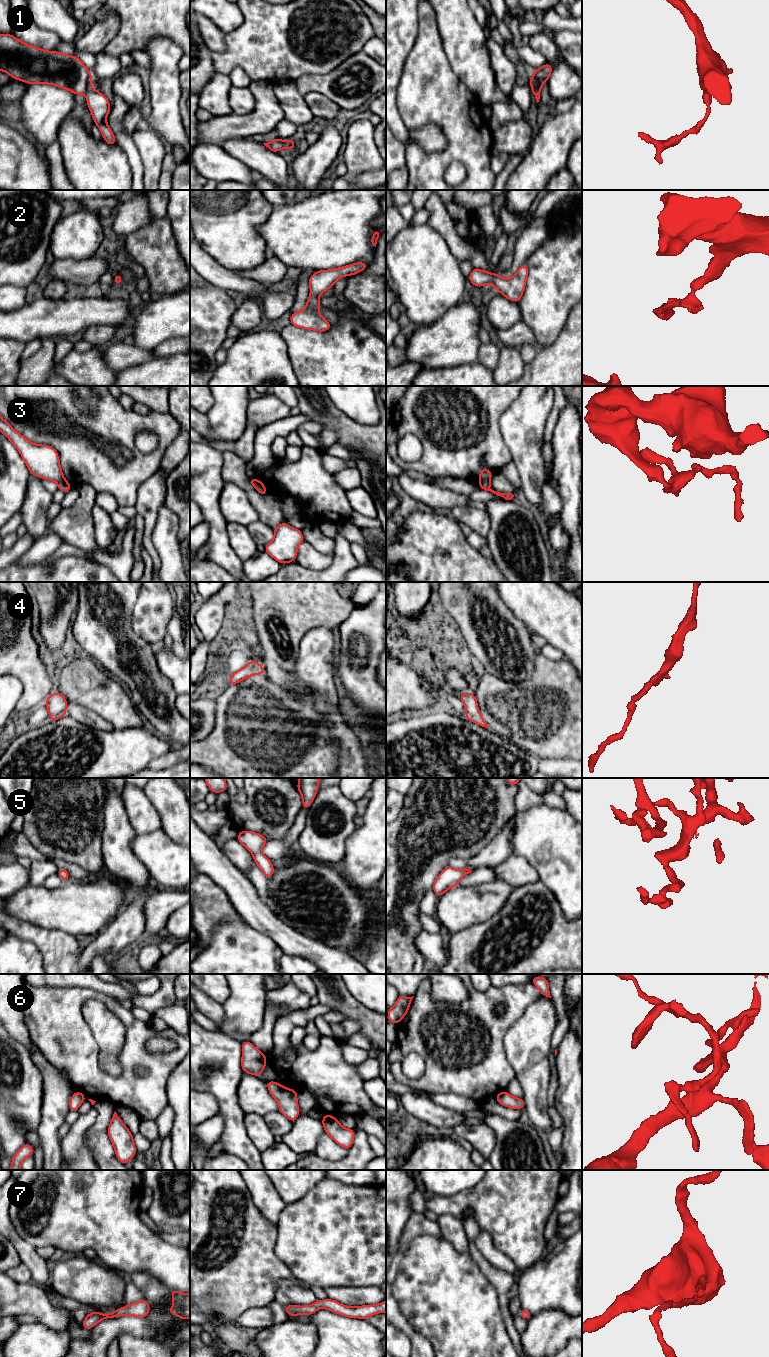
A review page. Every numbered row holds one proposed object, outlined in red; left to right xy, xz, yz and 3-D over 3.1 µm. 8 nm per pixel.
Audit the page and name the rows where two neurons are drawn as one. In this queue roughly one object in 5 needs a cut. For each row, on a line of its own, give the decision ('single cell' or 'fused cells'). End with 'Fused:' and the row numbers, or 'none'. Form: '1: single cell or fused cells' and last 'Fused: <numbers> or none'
1: single cell
2: single cell
3: fused cells
4: single cell
5: single cell
6: single cell
7: single cell
Fused: 3

